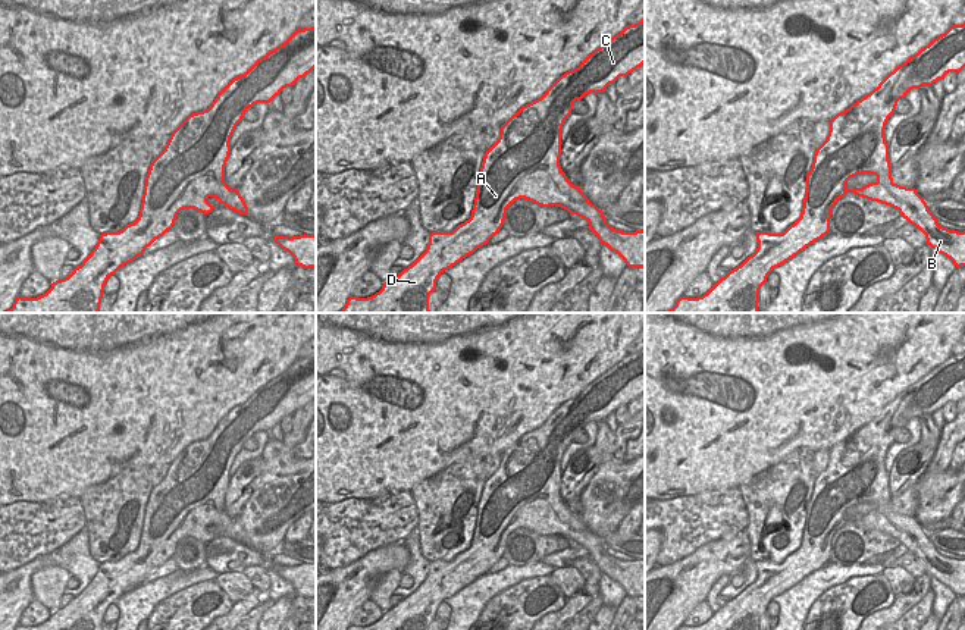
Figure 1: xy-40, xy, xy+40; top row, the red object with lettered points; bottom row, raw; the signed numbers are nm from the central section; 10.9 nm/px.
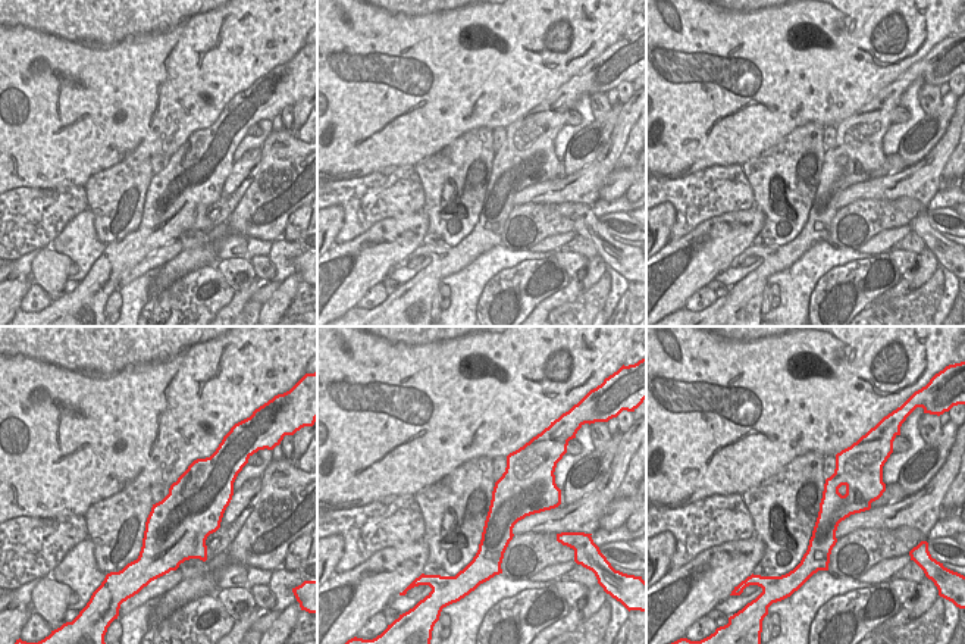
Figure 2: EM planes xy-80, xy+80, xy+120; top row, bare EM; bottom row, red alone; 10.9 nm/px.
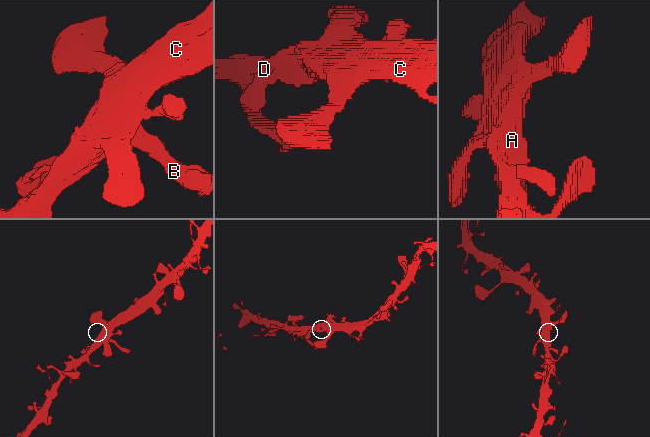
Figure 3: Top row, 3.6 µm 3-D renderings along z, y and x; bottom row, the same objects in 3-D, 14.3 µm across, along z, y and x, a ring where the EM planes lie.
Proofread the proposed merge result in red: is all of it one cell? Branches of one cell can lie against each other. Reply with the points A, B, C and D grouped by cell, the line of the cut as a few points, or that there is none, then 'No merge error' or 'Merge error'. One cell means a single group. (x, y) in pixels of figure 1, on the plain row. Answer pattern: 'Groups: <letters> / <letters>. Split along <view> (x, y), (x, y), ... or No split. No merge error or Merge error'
Groups: A B C D. No split. No merge error

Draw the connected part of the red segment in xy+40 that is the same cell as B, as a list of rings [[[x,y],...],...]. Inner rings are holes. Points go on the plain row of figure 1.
[[[965,352],[952,354],[944,363],[911,385],[890,401],[877,417],[858,429],[849,438],[837,442],[830,449],[827,468],[817,477],[809,502],[800,546],[783,562],[755,561],[758,577],[740,595],[720,607],[714,615],[698,627],[680,626],[677,630],[759,630],[759,618],[768,604],[784,593],[806,576],[830,562],[831,539],[847,521],[896,537],[908,552],[918,557],[927,568],[927,574],[953,590],[956,596],[965,595],[965,560],[950,560],[937,552],[924,527],[915,517],[900,515],[893,511],[889,489],[889,473],[884,458],[889,446],[896,442],[900,427],[914,417],[931,414],[943,408],[949,401],[961,401],[965,397]],[[862,502],[875,504],[877,510],[862,517],[847,518],[846,511]]]

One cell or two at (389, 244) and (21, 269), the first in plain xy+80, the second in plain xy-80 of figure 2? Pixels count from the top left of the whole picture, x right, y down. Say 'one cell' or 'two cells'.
one cell

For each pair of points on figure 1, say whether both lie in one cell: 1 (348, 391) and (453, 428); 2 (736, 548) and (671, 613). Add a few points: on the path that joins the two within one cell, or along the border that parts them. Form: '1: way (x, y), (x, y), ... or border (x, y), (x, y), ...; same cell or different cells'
1: way (375, 400), (409, 411), (426, 411); same cell
2: way (718, 560), (683, 595); same cell

